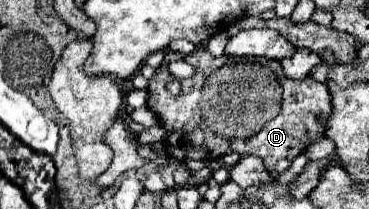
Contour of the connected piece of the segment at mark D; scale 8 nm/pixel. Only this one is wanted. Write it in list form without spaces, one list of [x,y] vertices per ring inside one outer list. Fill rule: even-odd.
[[[201,47],[185,57],[195,67],[193,77],[181,79],[181,93],[171,95],[165,83],[173,79],[167,69],[173,59],[179,59],[179,53],[167,51],[155,79],[149,81],[147,107],[163,121],[167,129],[165,147],[175,159],[209,161],[237,151],[239,155],[261,157],[269,173],[283,173],[297,155],[325,135],[333,111],[331,93],[325,83],[313,81],[313,77],[301,81],[287,79],[281,63],[267,57],[245,59],[247,63],[253,61],[253,81],[207,81],[213,71],[229,65],[233,59],[227,55],[213,57]]]

